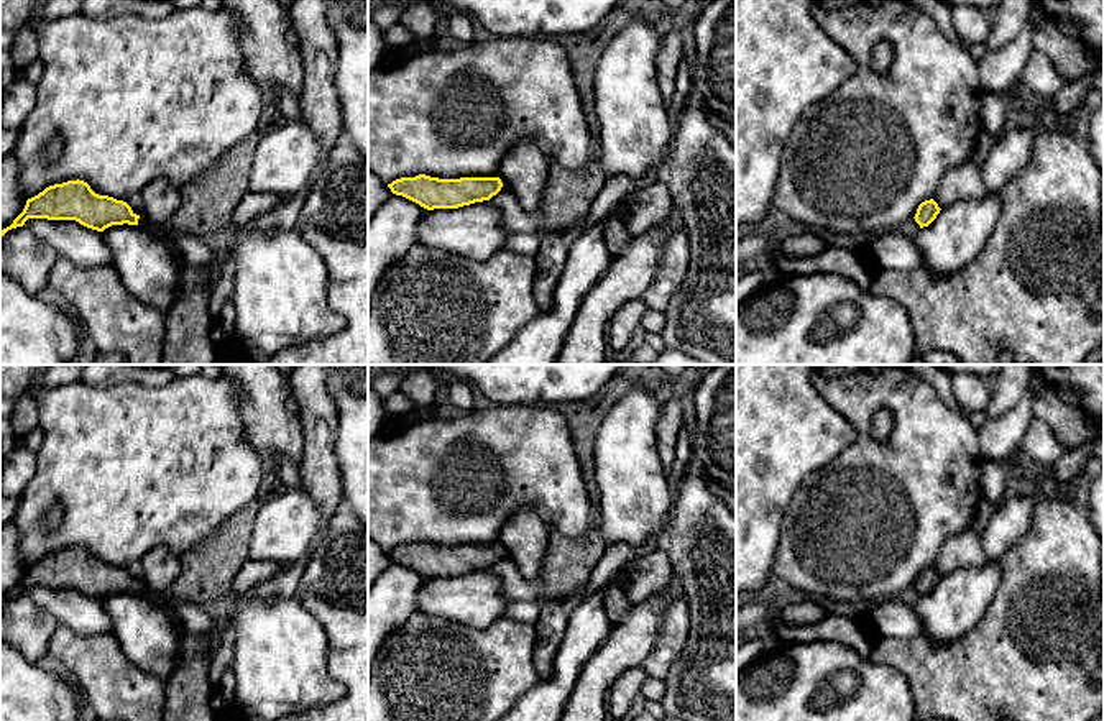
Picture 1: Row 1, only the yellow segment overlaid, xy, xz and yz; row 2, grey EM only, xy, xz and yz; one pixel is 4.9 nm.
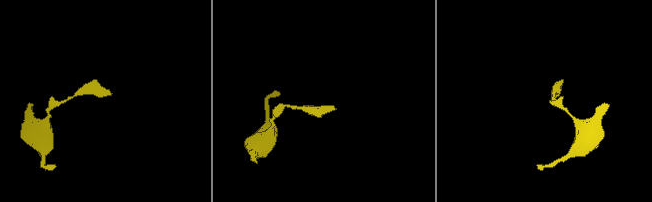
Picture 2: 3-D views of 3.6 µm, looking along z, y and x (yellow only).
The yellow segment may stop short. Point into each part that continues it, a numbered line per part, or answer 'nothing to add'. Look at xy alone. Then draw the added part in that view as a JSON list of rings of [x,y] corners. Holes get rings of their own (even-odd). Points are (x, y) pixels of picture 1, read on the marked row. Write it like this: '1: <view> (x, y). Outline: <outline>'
1: xy (156, 230). Outline: [[[140,215],[140,218],[138,218],[138,225],[140,225],[143,230],[150,232],[153,237],[161,238],[161,240],[164,240],[164,241],[169,241],[172,251],[174,251],[174,253],[179,253],[179,248],[177,248],[177,245],[169,238],[169,232],[168,232],[166,227],[151,225],[151,223],[148,223],[146,218],[141,217],[141,215]]]

